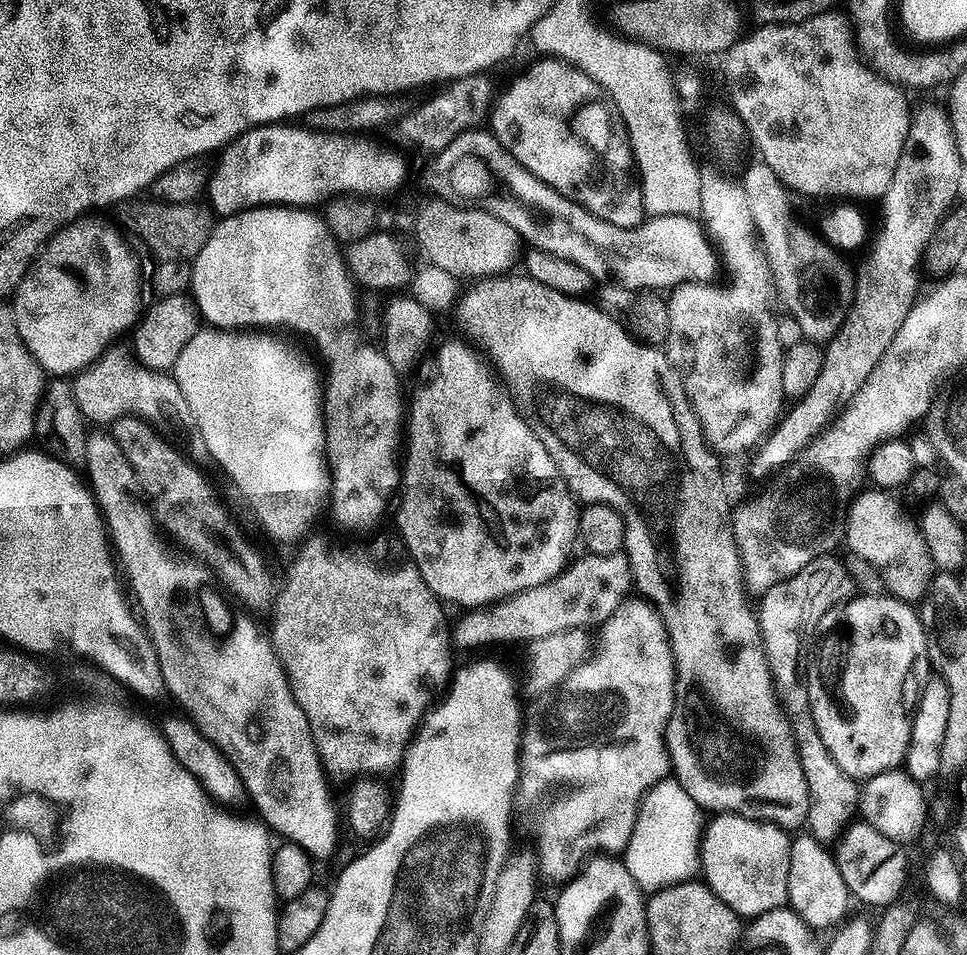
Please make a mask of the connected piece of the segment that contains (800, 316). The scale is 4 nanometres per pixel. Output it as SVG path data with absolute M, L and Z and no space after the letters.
M763 162L755 163L745 170L742 183L752 215L752 225L768 261L768 273L772 275L775 295L778 300L780 296L785 310L800 327L804 335L801 337L805 341L827 342L846 318L848 305L852 303L853 285L844 277L829 245L822 242L815 231L812 233L810 229L803 228L784 213L788 208L789 189L772 175L772 171Z

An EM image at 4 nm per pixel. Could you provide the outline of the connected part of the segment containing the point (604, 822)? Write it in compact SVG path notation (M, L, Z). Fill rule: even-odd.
M629 599L620 605L620 608L613 614L604 625L604 632L598 636L598 647L594 655L580 667L573 670L566 679L562 687L555 693L549 704L544 704L541 708L536 708L532 713L527 713L526 723L522 728L522 751L520 754L520 782L518 785L518 800L524 804L536 804L537 842L538 859L540 871L546 877L559 882L567 882L577 875L589 854L620 854L629 842L630 834L636 821L636 811L641 800L650 789L660 780L669 775L670 765L668 763L668 751L664 747L664 726L672 713L672 701L674 700L674 690L676 689L676 665L672 662L672 653L668 637L664 631L664 623L659 616L643 599Z

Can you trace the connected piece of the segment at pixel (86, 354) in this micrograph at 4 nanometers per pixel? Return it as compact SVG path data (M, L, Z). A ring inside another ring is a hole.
M92 218L75 220L49 238L10 300L22 342L45 373L56 378L68 378L87 368L105 353L107 348L104 347L119 332L127 333L135 325L142 312L140 268L136 265L135 256L124 245L121 233L115 227L107 228L96 220L88 219Z

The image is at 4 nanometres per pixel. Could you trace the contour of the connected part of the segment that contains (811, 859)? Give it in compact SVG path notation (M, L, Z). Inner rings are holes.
M811 834L795 837L790 846L790 874L788 875L788 902L801 916L802 922L813 930L837 927L849 915L848 900L850 893L846 882L842 882L842 874L838 874L836 859L831 851L828 852L823 843Z

